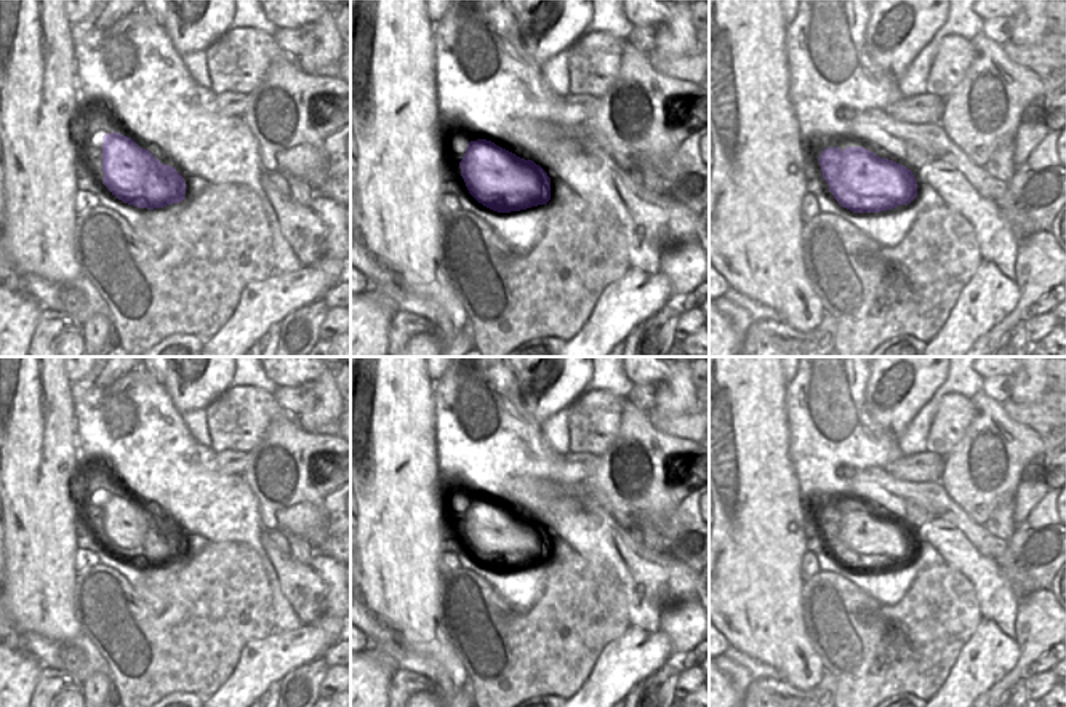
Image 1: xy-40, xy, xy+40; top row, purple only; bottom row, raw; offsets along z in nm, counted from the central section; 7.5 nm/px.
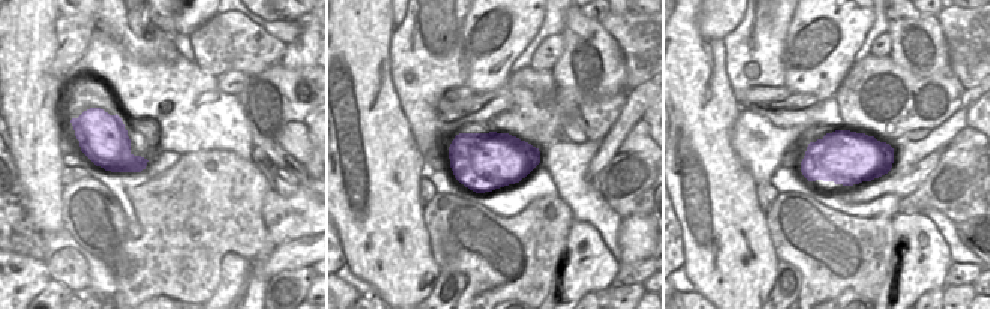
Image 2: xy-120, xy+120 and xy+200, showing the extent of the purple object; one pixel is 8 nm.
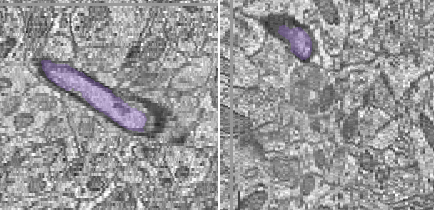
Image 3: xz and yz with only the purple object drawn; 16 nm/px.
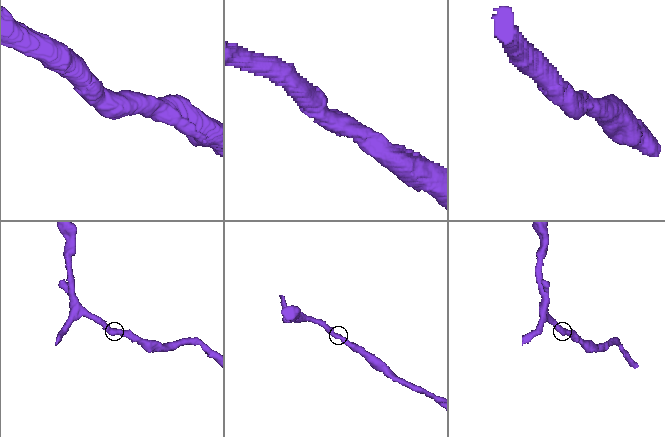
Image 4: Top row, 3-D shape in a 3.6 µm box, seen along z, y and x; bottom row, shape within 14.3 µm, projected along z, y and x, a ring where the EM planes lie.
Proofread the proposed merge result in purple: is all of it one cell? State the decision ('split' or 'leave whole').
leave whole

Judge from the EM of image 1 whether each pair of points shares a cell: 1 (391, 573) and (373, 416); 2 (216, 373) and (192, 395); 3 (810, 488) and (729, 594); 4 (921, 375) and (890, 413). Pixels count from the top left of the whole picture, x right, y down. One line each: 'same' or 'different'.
1: same
2: same
3: different
4: same

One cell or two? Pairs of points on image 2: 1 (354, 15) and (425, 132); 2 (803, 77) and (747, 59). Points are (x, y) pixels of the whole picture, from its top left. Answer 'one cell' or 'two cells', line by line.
1: two cells
2: two cells

